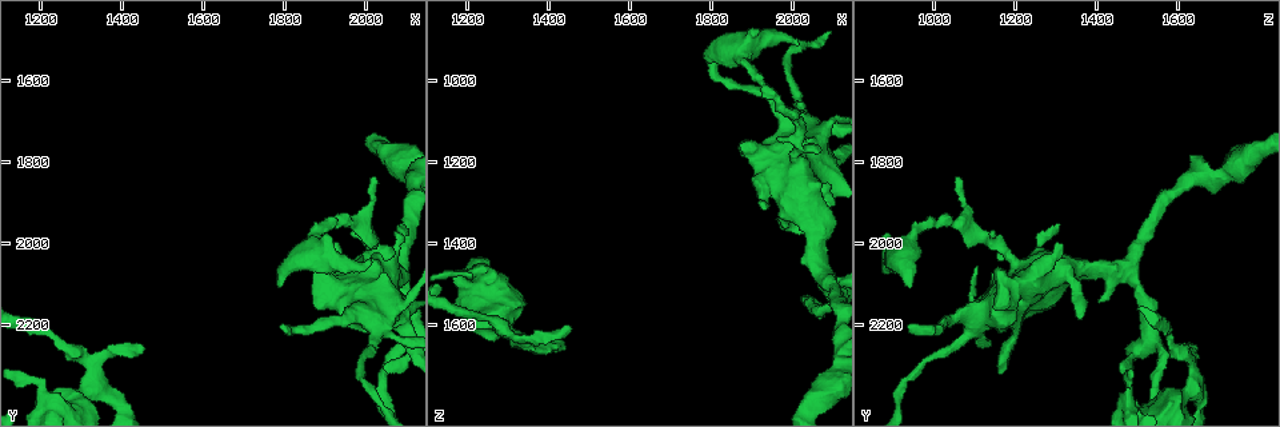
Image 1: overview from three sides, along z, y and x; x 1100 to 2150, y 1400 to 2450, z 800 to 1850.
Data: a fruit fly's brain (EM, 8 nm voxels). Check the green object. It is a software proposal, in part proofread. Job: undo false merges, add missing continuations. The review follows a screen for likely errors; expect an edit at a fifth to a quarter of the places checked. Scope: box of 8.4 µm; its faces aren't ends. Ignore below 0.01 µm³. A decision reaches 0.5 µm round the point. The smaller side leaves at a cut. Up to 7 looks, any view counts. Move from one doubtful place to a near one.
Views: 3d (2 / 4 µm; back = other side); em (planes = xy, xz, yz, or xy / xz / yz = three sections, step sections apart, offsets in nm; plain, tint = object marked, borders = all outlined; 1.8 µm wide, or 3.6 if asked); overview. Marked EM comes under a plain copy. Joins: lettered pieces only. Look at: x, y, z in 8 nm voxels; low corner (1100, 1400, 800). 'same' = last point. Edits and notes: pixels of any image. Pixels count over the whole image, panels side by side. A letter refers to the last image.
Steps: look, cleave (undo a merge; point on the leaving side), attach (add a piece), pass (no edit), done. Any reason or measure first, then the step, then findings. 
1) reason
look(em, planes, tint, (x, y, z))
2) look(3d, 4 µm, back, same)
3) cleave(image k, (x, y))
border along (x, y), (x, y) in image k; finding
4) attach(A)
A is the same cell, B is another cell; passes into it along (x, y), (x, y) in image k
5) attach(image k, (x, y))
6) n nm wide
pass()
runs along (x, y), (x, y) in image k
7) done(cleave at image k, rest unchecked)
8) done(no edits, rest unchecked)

branch stops here
look(3d, 4 µm, (1795, 2200, 940))

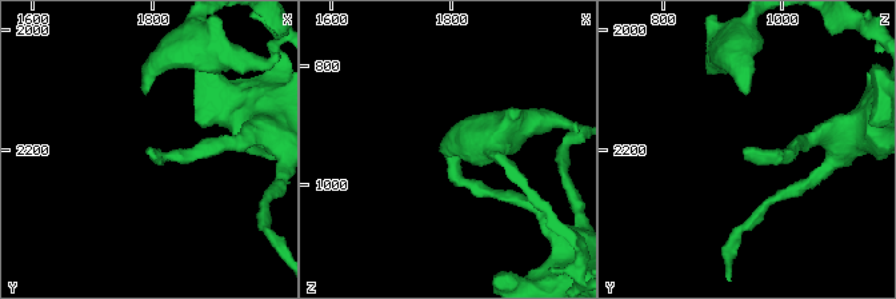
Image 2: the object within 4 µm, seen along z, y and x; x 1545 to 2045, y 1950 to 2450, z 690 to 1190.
now the EM
look(em, planes, borders, (1795, 2205, 940))

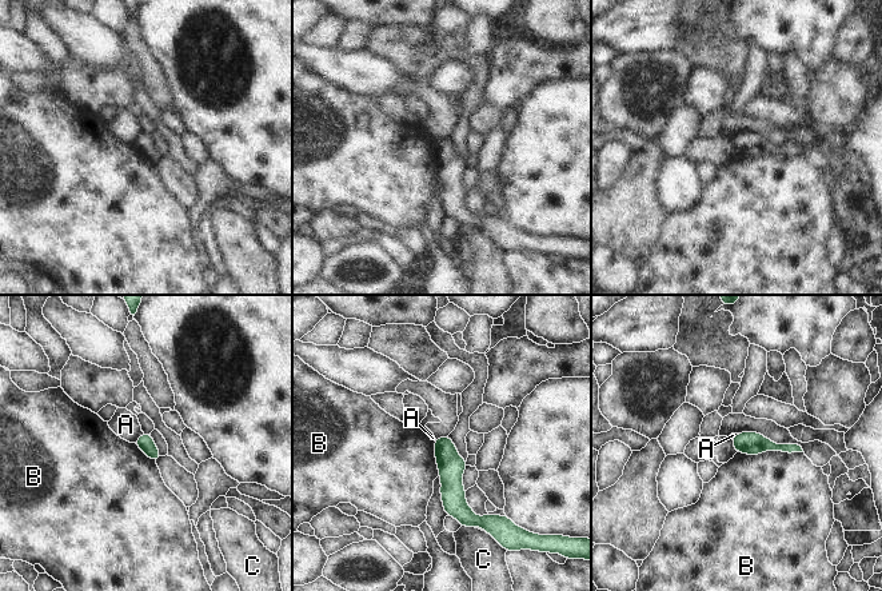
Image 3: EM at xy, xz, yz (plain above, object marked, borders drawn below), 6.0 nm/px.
100 nm wide
pass()
A, B and C are other cells; runs along (439, 440), (454, 503), (470, 519) in image 3; no lettered piece goes on from it

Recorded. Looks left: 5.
sudden change in width
look(em, 3.6 µm, xz, step 8, tint, (1975, 2085, 1250))

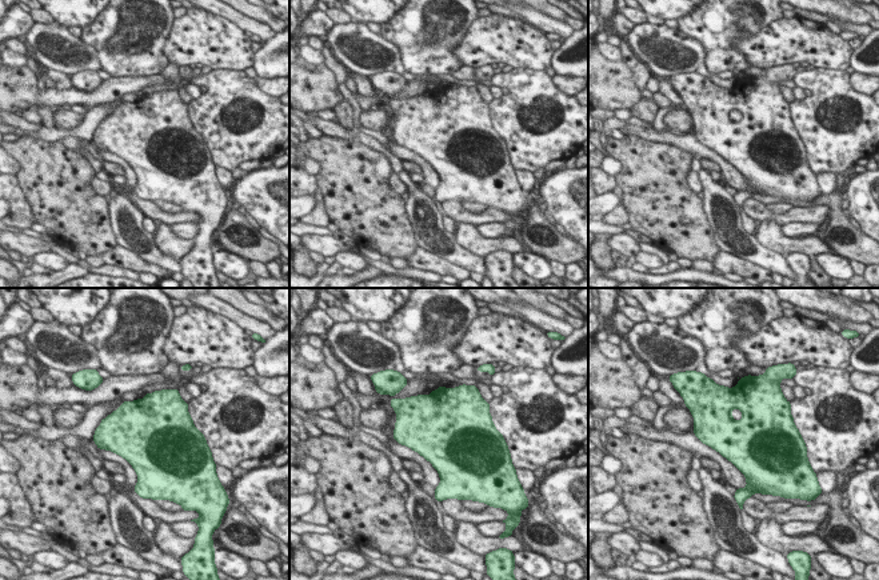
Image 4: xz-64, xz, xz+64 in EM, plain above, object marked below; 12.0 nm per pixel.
another direction
look(em, 3.6 µm, yz, step 16, borders, same)

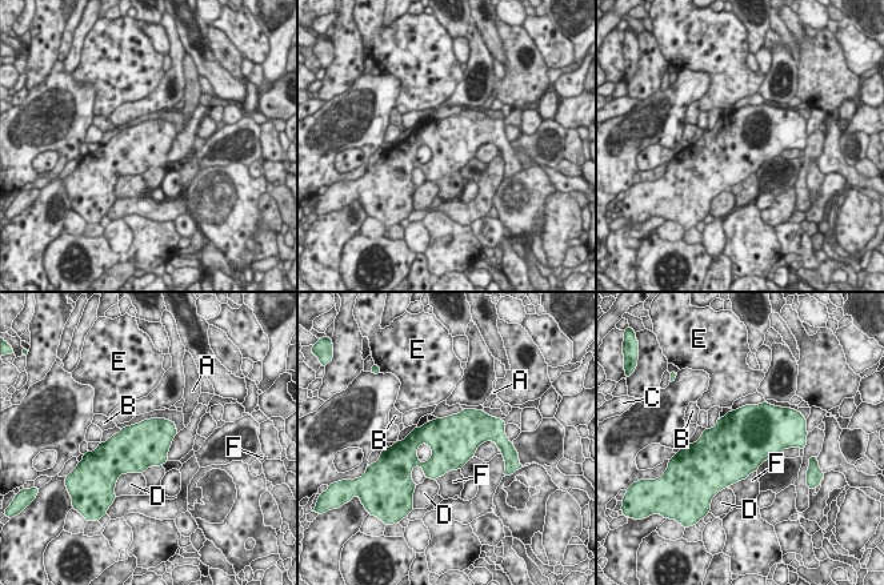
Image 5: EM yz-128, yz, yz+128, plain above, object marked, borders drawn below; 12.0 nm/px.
pass()
A, B, C, D, E and F are other cells; border along (460, 469), (450, 469), (436, 480) in image 5; all the same cell

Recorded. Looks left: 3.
free end
look(em, yz, step 16, borders, (1450, 2250, 1610))

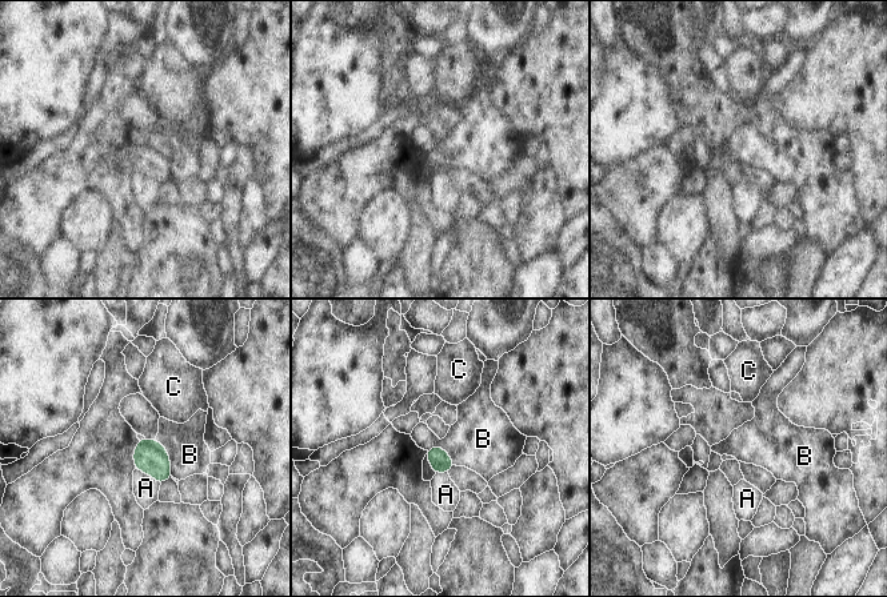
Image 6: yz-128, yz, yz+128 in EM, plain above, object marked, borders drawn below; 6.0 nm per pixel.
cut it another way
look(em, planes, borders, same)

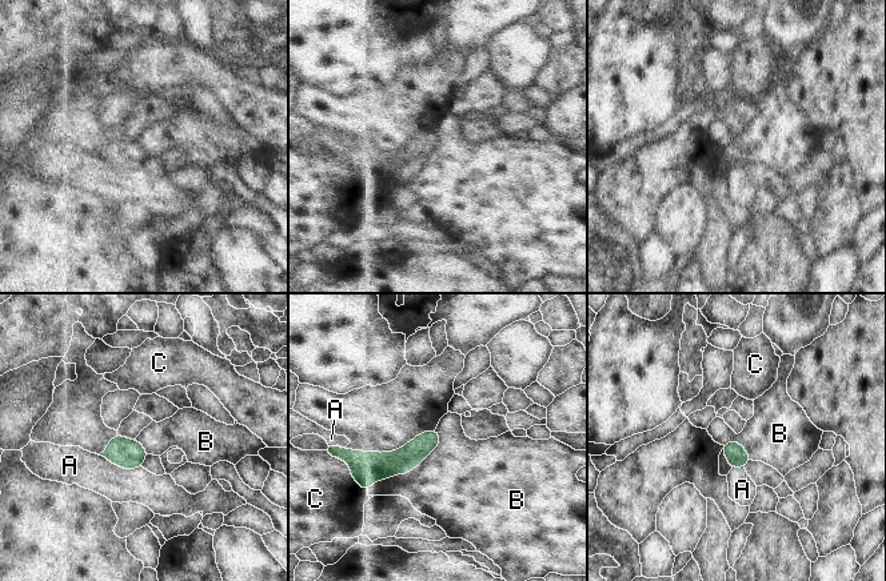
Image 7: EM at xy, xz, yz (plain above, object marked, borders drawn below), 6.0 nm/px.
B touches over 500 nm
pass()
A, B and C are other cells; none of them fits

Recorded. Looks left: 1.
done(no edits, rest unchecked)

